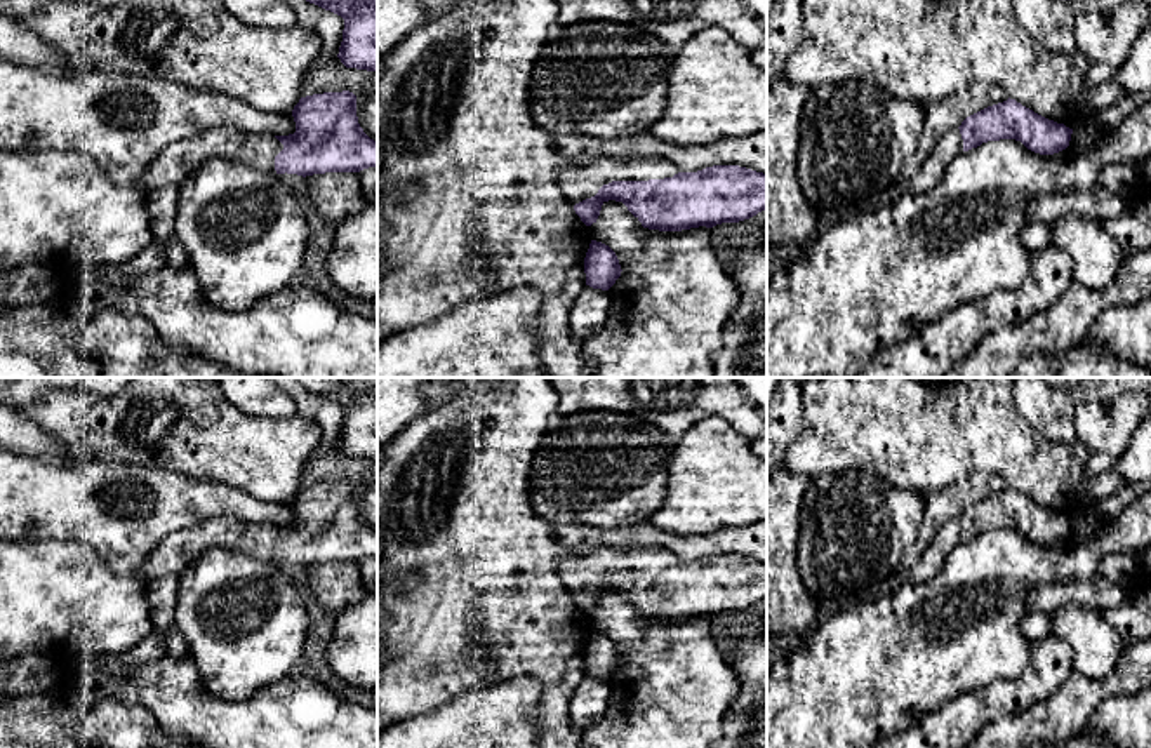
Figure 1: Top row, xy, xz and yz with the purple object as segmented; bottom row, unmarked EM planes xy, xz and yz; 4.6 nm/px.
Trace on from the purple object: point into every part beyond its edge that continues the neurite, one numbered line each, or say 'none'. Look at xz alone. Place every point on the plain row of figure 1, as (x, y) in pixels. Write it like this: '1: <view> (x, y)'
1: xz (579, 573)

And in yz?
1: yz (950, 536)

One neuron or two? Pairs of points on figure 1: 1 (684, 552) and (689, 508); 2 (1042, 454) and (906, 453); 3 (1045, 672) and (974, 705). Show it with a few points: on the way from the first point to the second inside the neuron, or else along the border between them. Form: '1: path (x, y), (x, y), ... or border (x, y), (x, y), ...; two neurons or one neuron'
1: border (649, 520), (685, 534), (725, 529); two neurons
2: path (1009, 453), (939, 453); one neuron
3: path (1028, 689), (1009, 698), (998, 698), (991, 705); one neuron

